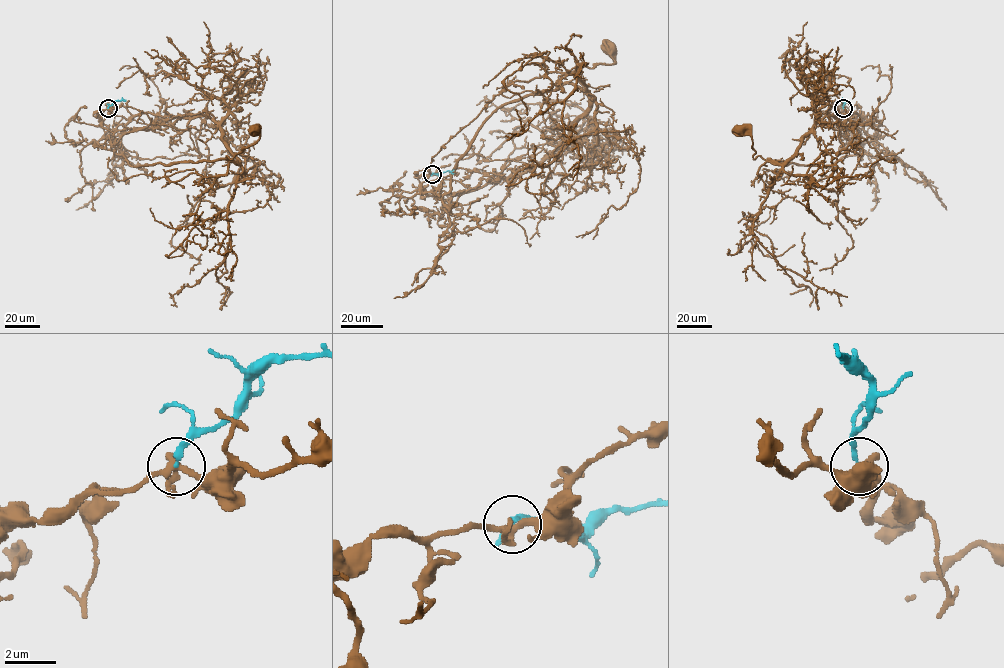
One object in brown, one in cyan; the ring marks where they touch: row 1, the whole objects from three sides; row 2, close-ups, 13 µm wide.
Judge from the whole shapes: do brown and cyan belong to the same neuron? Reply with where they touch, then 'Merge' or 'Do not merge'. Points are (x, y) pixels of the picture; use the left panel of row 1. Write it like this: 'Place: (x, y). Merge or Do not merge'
Place: (108, 108). Do not merge

